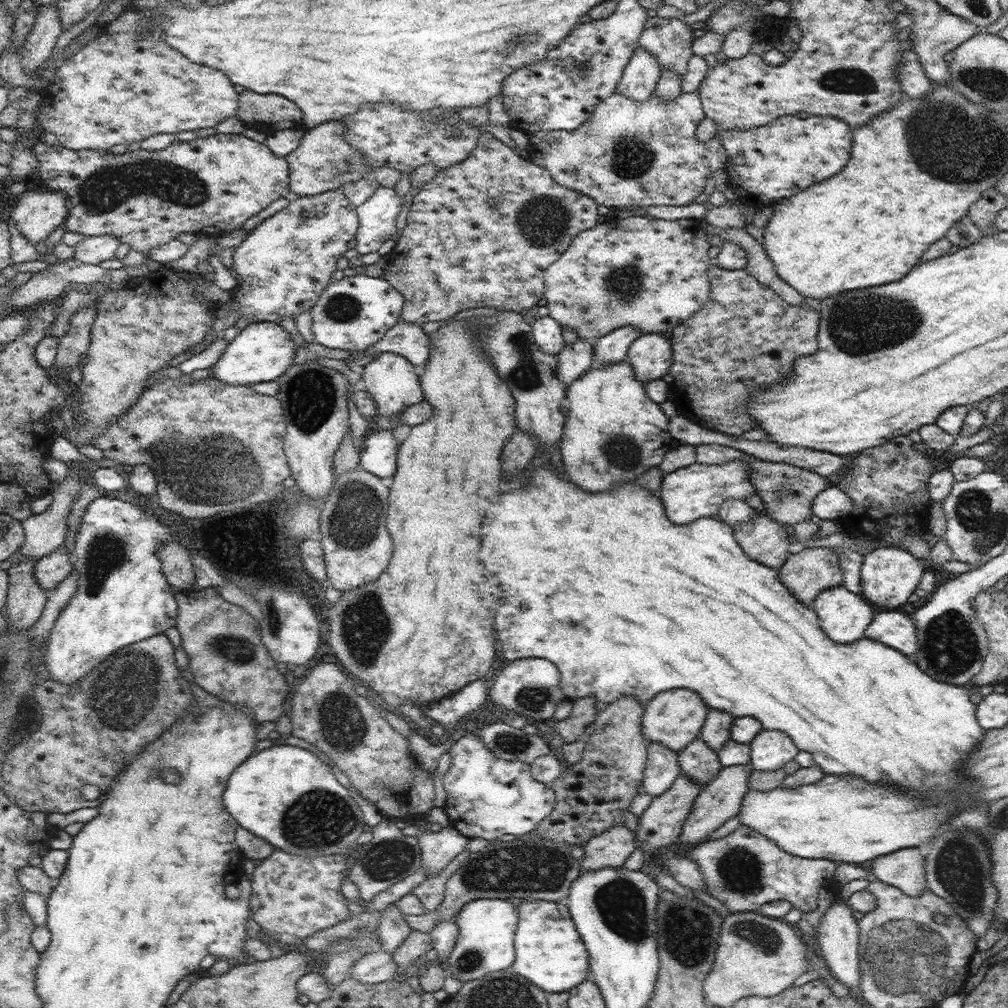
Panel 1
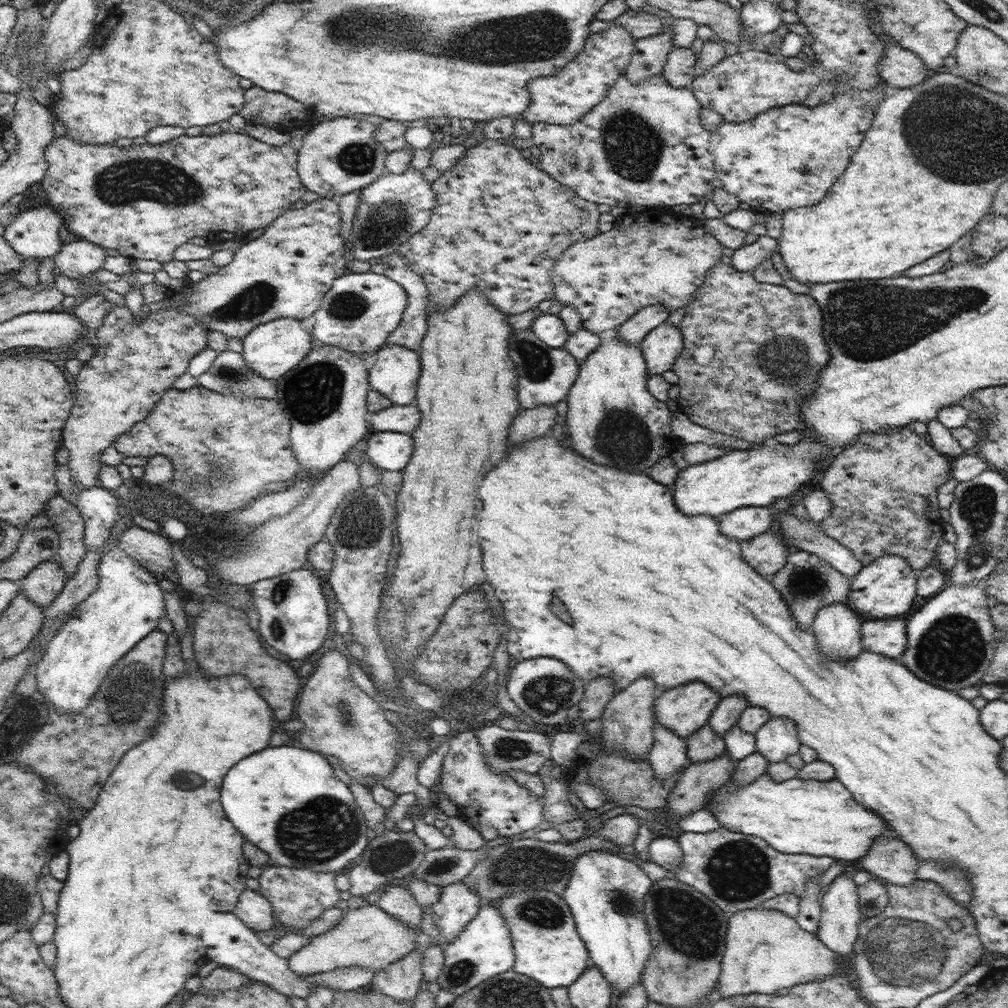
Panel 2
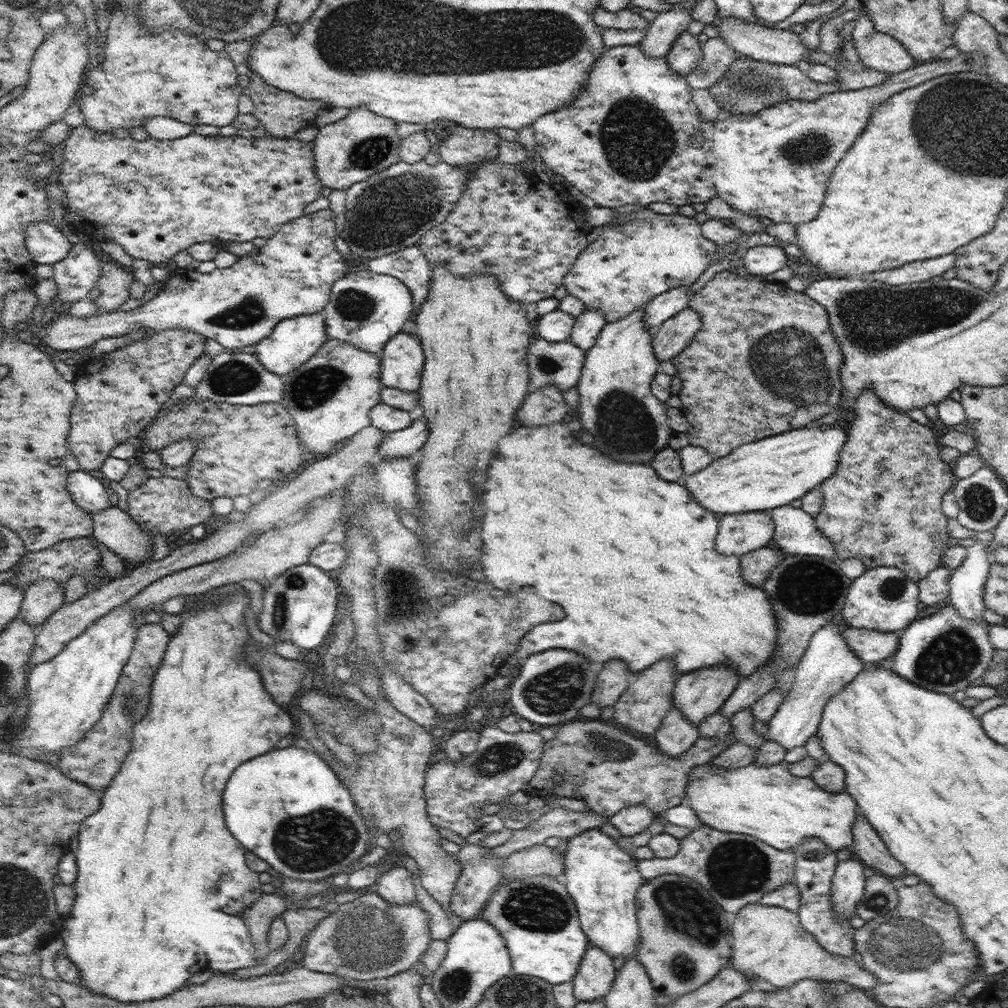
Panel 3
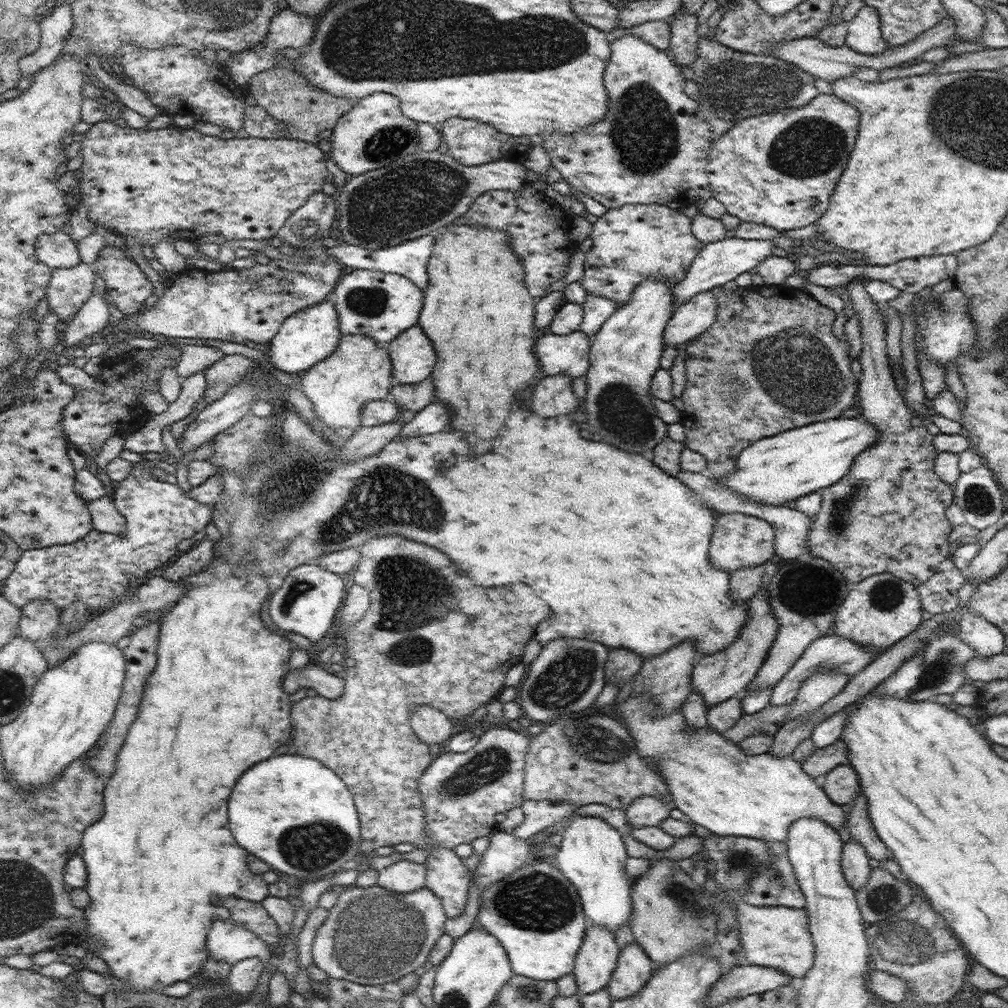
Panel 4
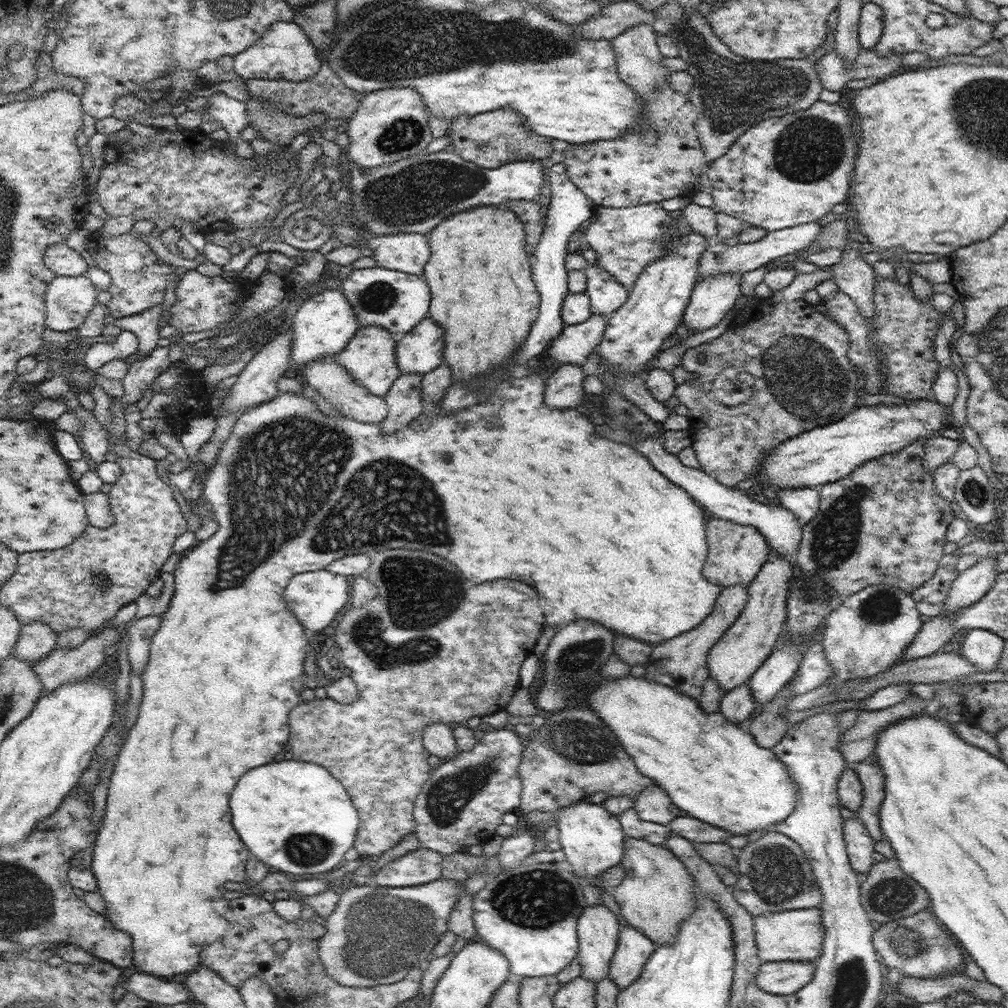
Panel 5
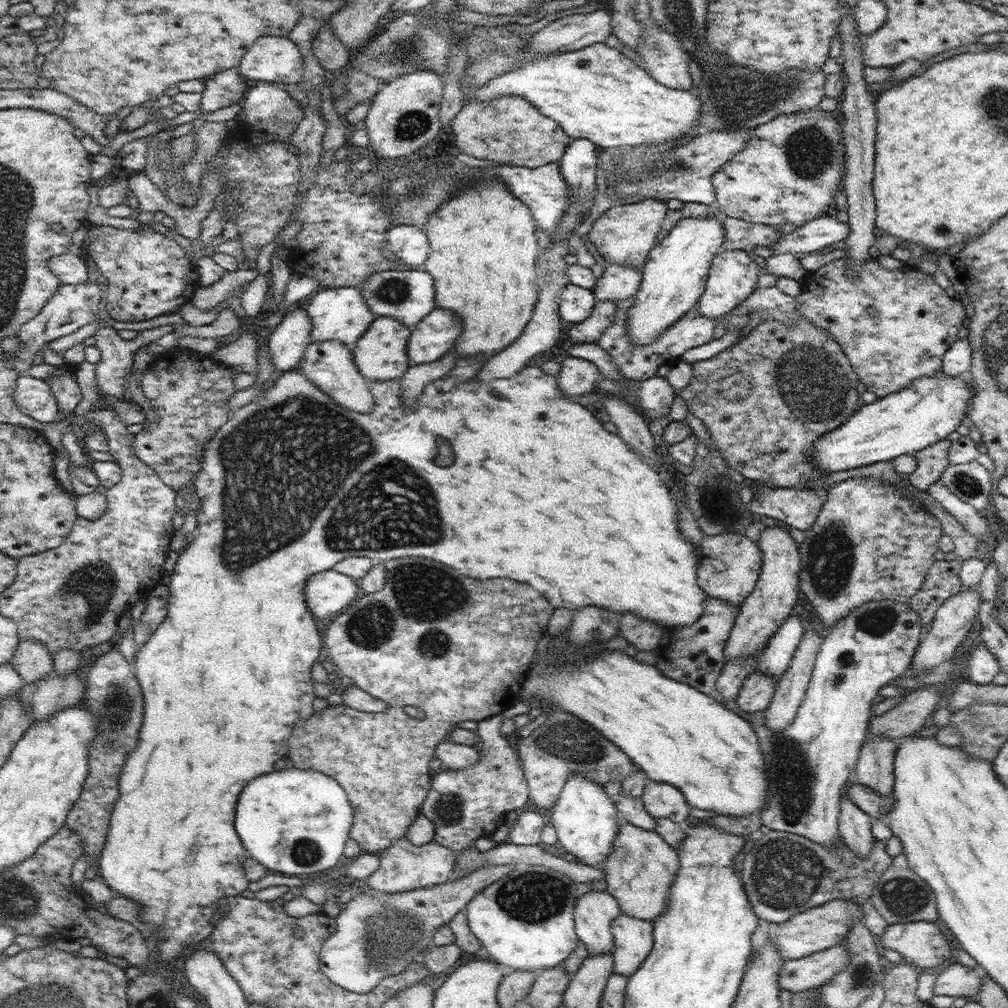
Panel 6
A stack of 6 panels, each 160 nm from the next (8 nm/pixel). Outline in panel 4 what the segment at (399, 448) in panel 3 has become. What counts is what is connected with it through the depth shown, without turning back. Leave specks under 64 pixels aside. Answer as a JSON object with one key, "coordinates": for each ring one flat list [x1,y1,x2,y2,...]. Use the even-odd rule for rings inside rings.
{"coordinates":[[436,399,426,408,419,410,414,418,403,426,398,437,413,437,434,434,444,430,450,424,450,410,444,406,444,402]]}

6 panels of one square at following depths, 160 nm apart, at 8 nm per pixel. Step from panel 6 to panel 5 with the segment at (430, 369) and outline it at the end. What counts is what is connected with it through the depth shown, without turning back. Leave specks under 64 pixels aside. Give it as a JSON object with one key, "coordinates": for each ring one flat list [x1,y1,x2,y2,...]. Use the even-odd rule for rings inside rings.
{"coordinates":[[401,374,393,382,383,398,389,408,386,418,381,422,386,434,408,426,425,411,422,381,423,374]]}

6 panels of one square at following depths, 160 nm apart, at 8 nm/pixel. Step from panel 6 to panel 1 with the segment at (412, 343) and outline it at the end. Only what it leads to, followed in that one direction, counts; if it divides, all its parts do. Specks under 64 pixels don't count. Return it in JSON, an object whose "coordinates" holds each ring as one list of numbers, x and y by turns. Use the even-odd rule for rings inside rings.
{"coordinates":[[393,352,379,354,364,367,364,373,361,377,366,385,366,391,376,401,377,415,375,417,379,431,392,431,397,426,403,425,398,423,399,414,409,406,421,403,425,399,421,389,421,381,414,371,414,365,401,354]]}

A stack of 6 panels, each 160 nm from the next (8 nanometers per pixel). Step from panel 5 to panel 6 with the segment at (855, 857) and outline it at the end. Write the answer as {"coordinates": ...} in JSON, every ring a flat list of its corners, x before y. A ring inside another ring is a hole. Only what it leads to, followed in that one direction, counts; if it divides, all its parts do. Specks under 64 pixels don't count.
{"coordinates":[[842,796,838,830,843,844,860,858,866,858,875,843,871,823,871,817,862,812,850,797]]}

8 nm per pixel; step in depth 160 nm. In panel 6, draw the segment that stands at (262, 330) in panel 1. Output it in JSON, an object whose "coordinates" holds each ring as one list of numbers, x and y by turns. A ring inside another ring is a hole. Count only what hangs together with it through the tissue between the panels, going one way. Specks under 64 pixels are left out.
{"coordinates":[[338,287,319,291,308,304,308,316,312,319,313,342,340,341,350,350,357,346,360,337,368,331,375,319,375,314,369,309,361,290,357,287]]}

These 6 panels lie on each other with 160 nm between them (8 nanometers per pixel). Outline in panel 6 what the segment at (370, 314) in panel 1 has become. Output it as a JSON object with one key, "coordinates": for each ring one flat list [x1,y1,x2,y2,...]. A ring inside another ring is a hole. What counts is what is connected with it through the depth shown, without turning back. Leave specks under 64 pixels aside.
{"coordinates":[[421,268,398,271,384,270,365,280,360,288,364,300,376,317,392,317,411,330,437,307,433,276]]}

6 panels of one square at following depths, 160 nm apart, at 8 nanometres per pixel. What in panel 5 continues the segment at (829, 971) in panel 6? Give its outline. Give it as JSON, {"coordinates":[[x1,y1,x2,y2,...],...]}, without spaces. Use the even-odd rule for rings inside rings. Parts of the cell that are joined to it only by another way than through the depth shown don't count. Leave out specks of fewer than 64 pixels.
{"coordinates":[[813,961,763,962,757,972,757,985,772,994,789,995,806,986,814,971]]}

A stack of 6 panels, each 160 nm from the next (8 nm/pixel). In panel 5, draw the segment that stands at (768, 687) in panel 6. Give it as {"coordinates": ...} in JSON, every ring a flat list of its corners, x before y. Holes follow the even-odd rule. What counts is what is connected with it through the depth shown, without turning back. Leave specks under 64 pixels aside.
{"coordinates":[[748,683,736,686,721,698,719,712,730,722,746,725,757,711,757,704]]}

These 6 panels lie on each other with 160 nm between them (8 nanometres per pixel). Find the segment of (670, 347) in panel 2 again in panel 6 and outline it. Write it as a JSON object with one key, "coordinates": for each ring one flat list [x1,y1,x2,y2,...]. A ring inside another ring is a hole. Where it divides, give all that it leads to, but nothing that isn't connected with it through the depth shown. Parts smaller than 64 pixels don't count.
{"coordinates":[[729,250,716,254,710,267,704,292,696,304,701,315,718,320,733,311,755,291,760,274,762,274,762,268,758,267,758,264,745,250]]}

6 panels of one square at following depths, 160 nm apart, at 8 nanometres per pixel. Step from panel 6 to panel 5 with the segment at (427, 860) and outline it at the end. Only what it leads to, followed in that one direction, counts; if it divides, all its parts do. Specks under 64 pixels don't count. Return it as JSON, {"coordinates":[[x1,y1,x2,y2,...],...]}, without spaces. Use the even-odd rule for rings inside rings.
{"coordinates":[[418,848,389,860,375,873,378,886,407,887,440,879,443,855,432,849]]}

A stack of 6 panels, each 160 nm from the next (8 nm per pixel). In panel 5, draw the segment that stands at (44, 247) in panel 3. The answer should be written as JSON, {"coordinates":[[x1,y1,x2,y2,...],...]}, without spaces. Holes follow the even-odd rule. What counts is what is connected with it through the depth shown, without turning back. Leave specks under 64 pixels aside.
{"coordinates":[[66,243,51,244,43,254,45,265,60,276,85,274,88,265,84,258]]}

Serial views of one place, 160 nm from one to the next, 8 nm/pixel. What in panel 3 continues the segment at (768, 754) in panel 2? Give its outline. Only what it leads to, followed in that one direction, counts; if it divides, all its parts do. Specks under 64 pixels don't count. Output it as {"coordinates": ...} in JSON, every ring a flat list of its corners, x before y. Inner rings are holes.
{"coordinates":[[835,618,812,635,808,648,798,664,792,688,768,722,769,731,766,739,779,742,787,751,805,746,809,737,817,734,829,698,842,692,842,689,852,683,856,675,866,668,867,665,851,651,843,637,844,628,841,619]]}

